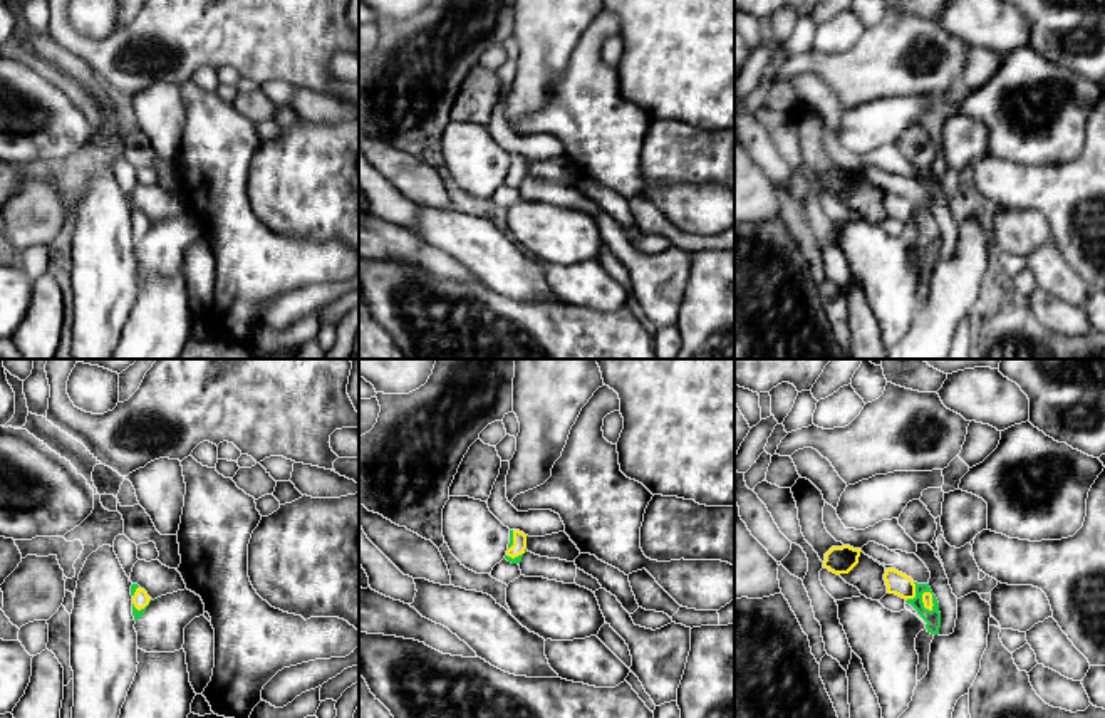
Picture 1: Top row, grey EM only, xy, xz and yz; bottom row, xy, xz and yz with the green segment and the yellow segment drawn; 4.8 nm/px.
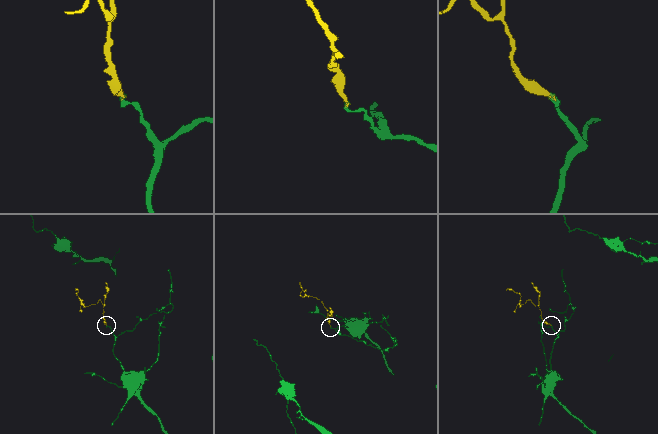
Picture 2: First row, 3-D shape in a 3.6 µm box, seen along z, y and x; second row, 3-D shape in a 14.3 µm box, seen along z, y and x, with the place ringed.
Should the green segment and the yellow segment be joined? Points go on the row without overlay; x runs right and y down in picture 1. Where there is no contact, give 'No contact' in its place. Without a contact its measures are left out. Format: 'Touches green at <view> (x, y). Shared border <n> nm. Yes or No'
Touches green at yz (916, 218). Shared border 100 nm. Yes

